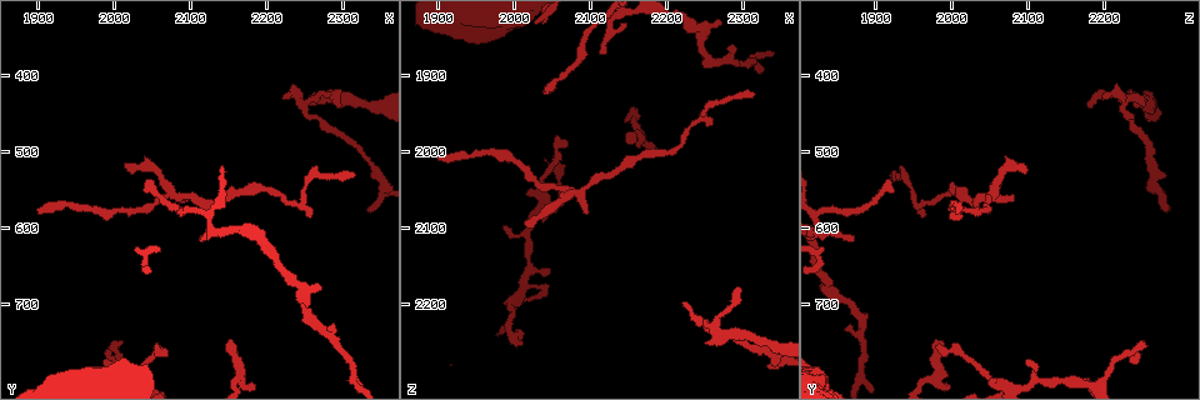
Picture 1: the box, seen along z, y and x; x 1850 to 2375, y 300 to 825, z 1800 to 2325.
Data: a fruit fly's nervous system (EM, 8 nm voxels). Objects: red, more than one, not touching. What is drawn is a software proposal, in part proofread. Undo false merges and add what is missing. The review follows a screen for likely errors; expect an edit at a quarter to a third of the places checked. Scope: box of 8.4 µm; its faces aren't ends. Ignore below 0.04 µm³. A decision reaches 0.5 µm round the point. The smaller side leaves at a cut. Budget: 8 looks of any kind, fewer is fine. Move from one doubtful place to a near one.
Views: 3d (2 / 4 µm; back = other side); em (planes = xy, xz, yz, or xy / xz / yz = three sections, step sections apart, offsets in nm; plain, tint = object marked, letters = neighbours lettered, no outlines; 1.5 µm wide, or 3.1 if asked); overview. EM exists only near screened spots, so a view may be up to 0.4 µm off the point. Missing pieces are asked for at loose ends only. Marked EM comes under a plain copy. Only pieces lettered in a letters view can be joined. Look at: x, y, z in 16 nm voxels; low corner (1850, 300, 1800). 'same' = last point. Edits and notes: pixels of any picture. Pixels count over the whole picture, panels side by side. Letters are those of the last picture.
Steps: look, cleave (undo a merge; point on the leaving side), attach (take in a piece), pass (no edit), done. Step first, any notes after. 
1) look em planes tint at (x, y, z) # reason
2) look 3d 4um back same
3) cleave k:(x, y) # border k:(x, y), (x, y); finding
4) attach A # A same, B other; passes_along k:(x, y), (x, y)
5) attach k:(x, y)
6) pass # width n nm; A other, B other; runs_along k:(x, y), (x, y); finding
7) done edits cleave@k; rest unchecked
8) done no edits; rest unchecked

look 3d 4um at (2335, 580, 2280) # thin end

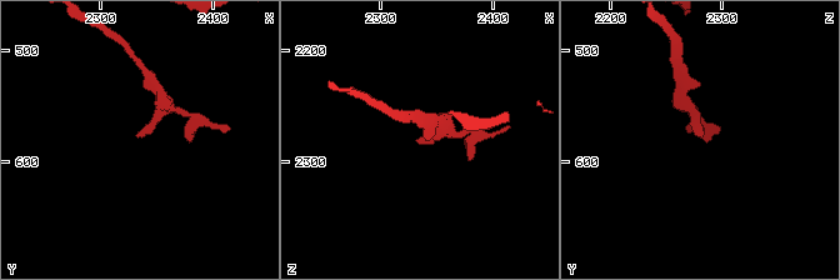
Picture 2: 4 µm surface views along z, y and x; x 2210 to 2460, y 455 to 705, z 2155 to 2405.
look em planes letters at (2334, 576, 2282) # shape alone is not enough

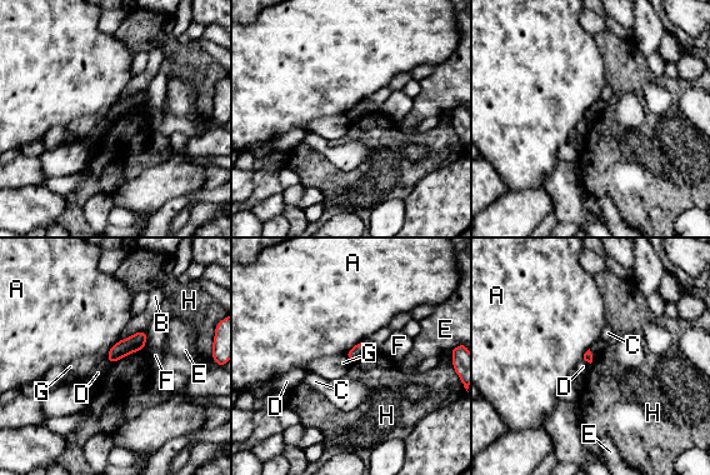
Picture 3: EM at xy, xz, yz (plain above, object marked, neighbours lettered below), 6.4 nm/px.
pass # longest_contact H 220 nm; A other, B other, C other, D other, E other, F other, G other, H other; border 3:(110, 348), (106, 361); no lettered piece goes on from it

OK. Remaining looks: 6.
look 3d 4um at (2010, 750, 2250) # free end

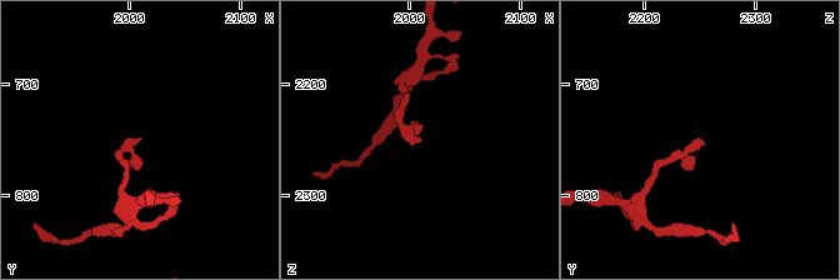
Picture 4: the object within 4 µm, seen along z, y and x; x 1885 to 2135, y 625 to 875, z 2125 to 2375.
look em planes tint at (2008, 748, 2250)

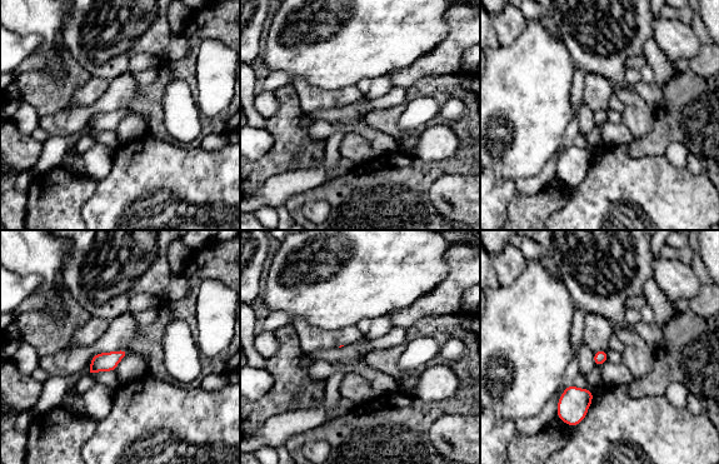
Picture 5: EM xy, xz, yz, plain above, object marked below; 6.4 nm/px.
look em planes letters same

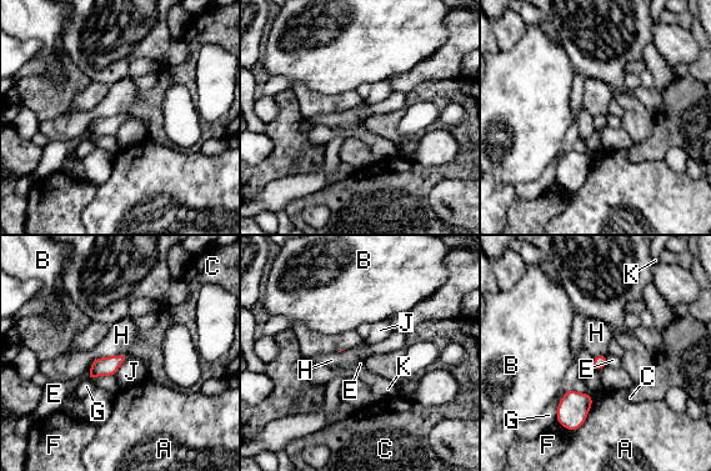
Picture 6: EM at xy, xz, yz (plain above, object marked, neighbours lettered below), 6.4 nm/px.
pass # A other, B other, C other, E other, F other, G other, H other, J other, K other; border 6:(126, 354), (96, 357), (90, 362); no lettered piece goes on from it

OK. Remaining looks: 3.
look em planes letters at (2095, 560, 2080) # branch stops here

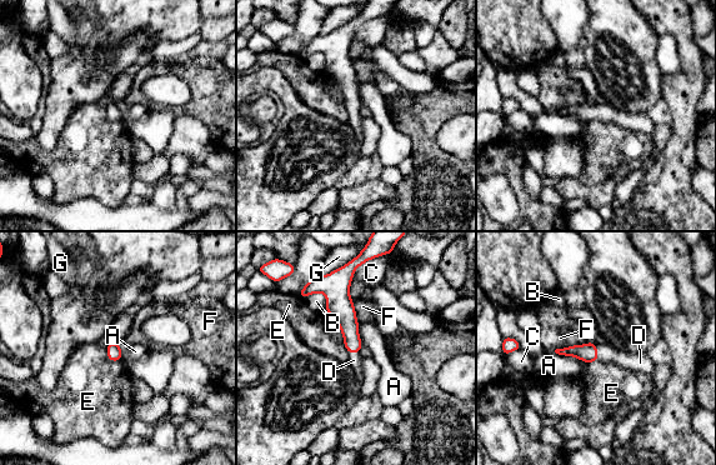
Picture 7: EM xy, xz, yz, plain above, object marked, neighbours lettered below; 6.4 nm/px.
attach D # A other, B other, C other, D same, E other, F other, G other; the cell continues

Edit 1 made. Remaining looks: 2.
done edits attach@7; rest unchecked

